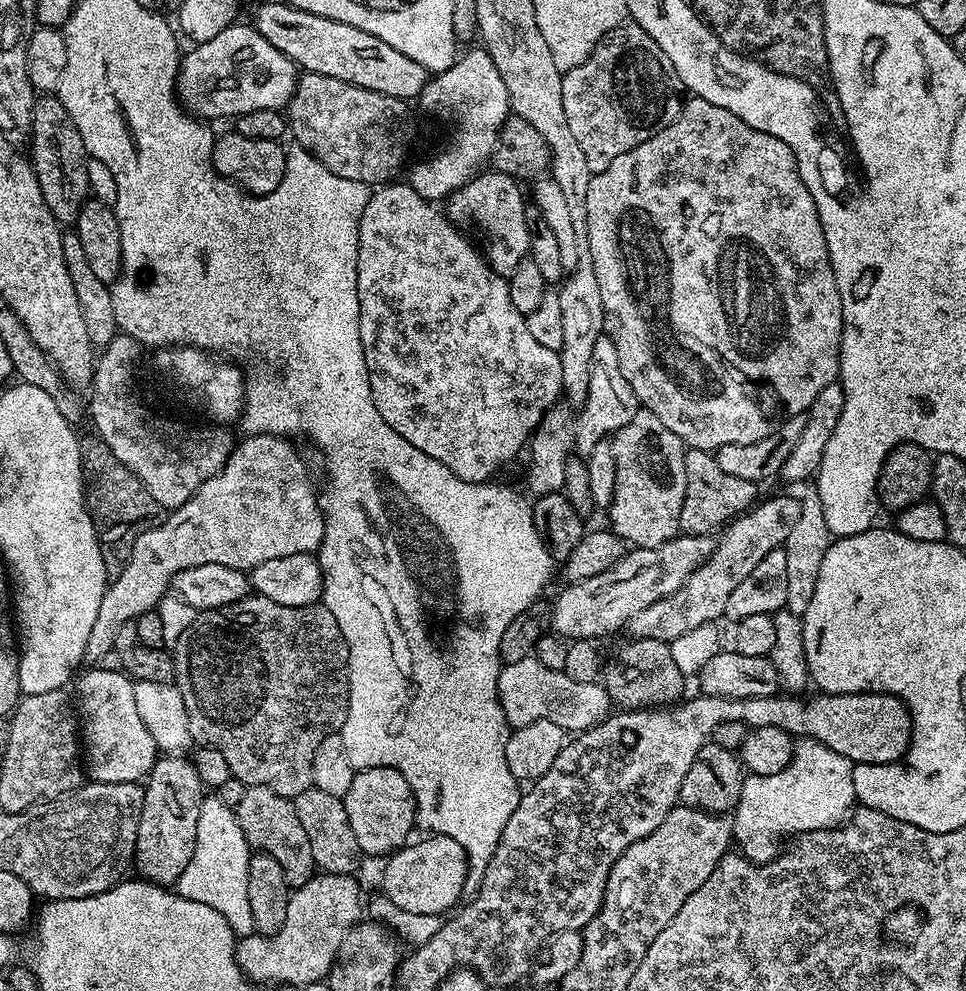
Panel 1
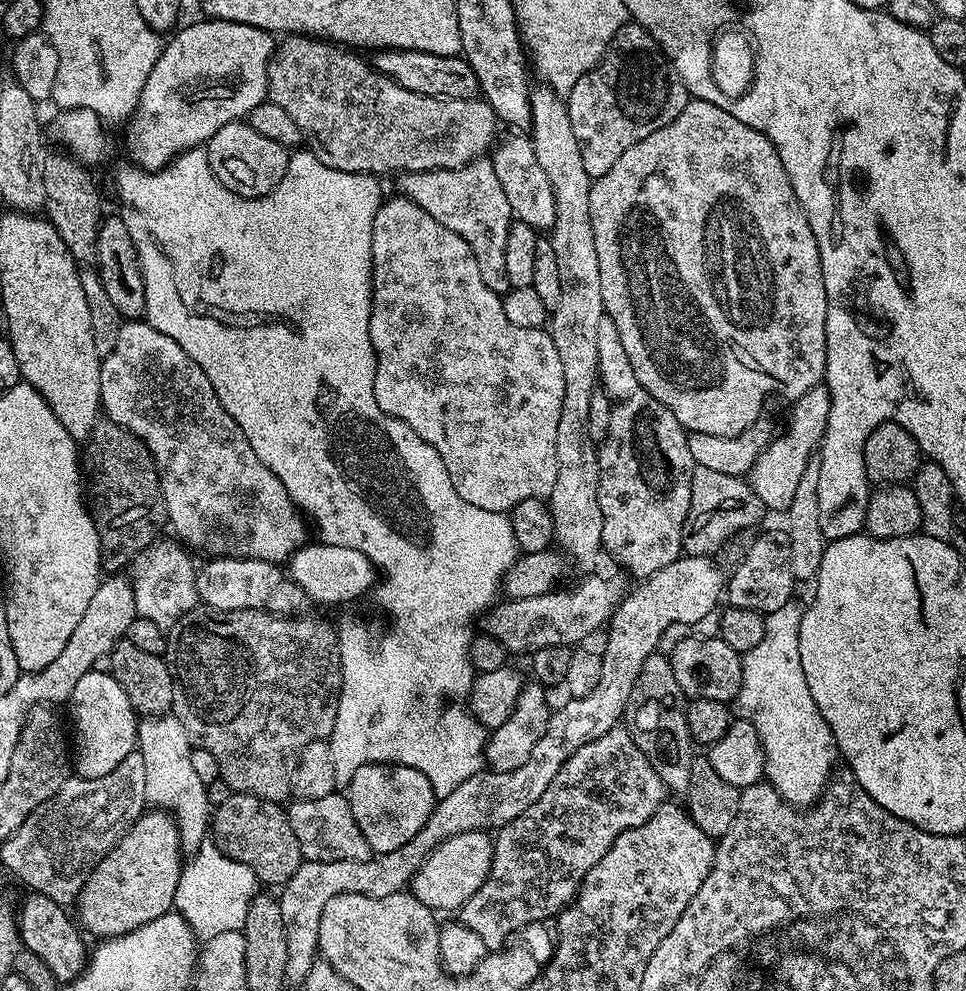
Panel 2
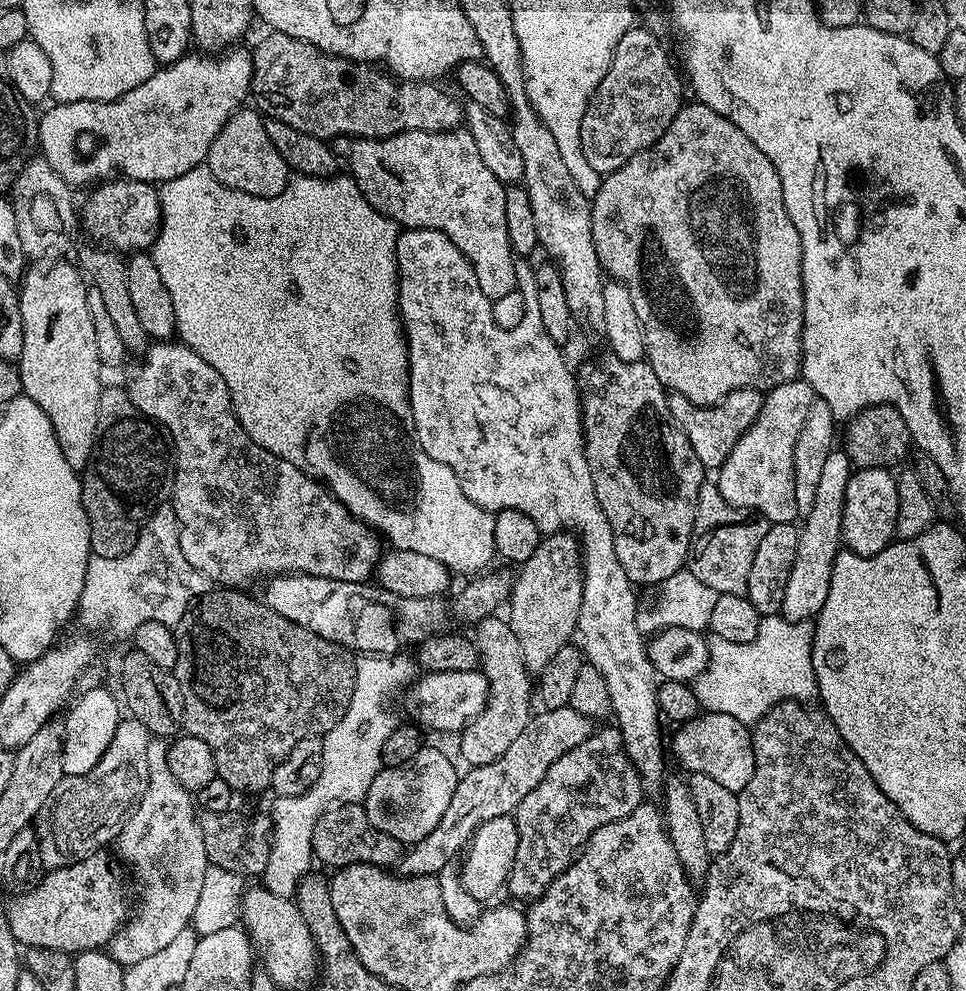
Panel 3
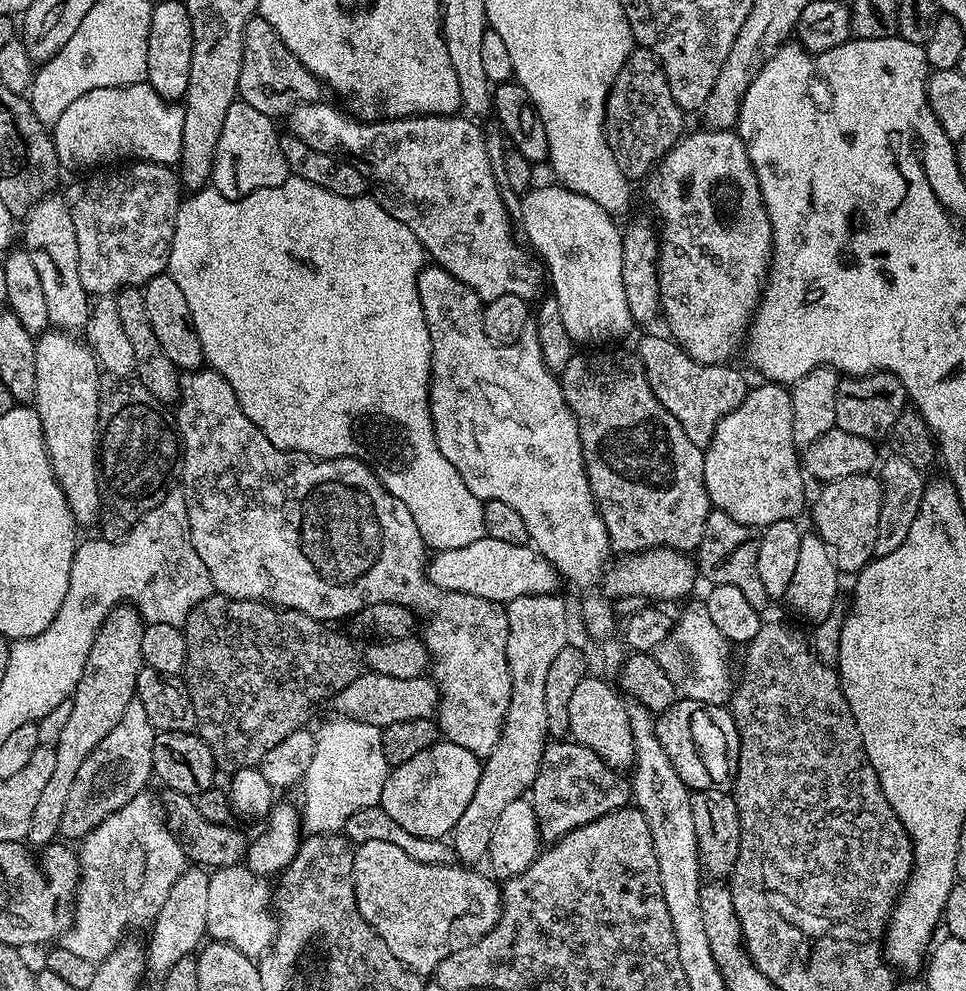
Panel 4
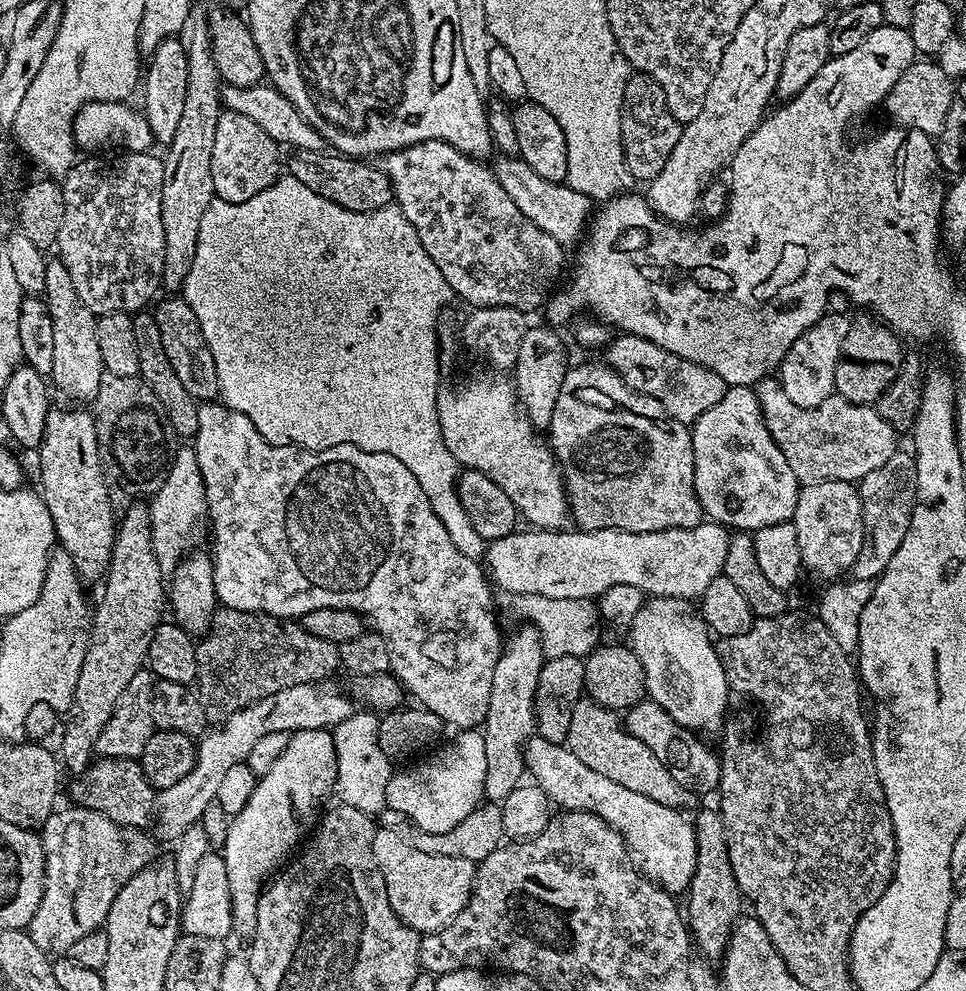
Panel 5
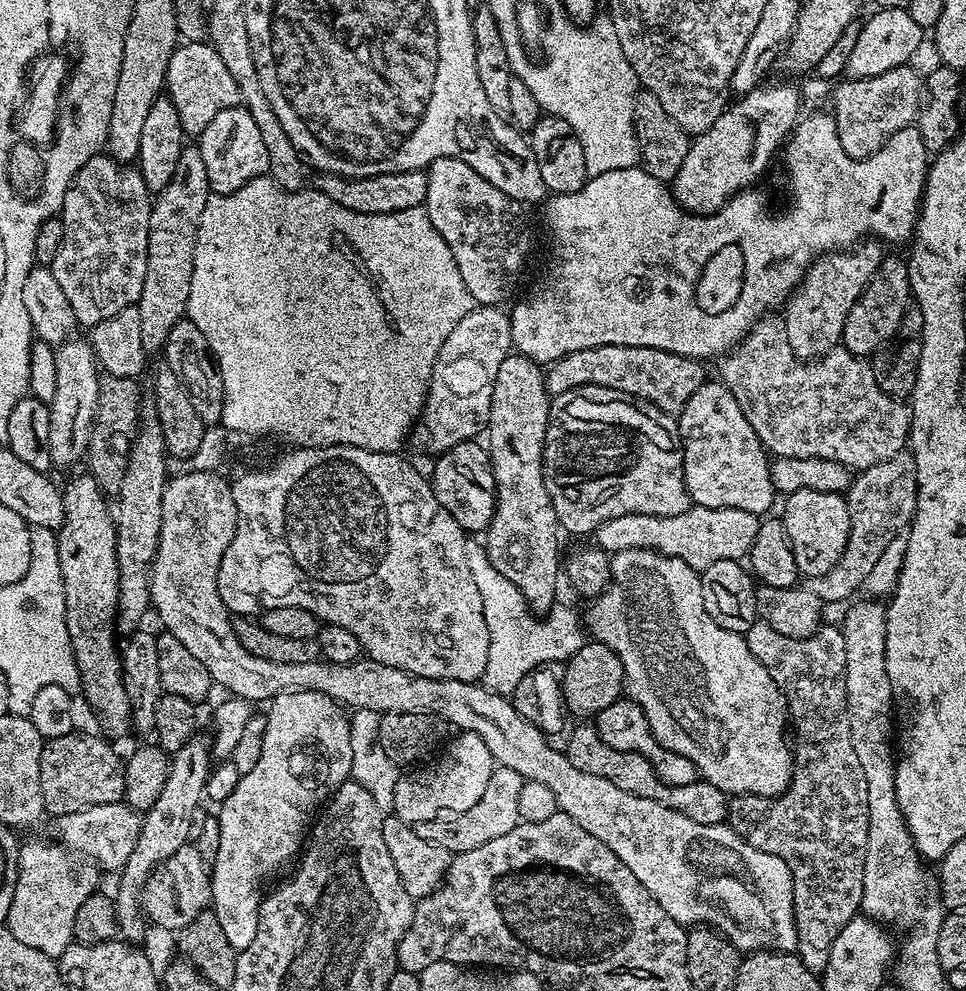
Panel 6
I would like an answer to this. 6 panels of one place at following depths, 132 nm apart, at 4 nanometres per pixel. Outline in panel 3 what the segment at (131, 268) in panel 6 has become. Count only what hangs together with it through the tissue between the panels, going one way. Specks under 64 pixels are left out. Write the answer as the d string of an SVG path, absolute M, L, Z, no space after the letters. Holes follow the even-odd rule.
M113 178L99 183L95 190L80 208L81 225L96 238L97 241L112 247L115 251L122 250L131 252L144 252L151 249L153 242L160 232L161 208L159 191L151 184L142 180L126 180L123 178Z

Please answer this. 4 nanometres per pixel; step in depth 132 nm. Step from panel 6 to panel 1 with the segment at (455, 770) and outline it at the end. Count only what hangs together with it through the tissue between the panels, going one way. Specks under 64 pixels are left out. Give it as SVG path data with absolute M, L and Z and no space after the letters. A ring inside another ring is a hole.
M365 768L357 771L354 782L350 782L350 790L343 796L346 806L346 818L350 818L350 826L354 830L354 838L358 838L358 846L365 857L387 857L409 843L412 827L417 827L416 799L410 790L410 782L402 778L402 774L393 768Z

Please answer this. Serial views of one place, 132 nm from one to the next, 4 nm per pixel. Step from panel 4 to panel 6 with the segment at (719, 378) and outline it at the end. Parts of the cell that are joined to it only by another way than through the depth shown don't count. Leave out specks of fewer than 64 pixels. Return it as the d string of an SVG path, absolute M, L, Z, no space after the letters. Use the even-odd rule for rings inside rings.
M611 344L610 346L594 346L586 350L574 350L561 360L552 361L547 365L544 385L549 397L555 398L567 392L575 393L577 390L584 390L587 384L597 384L600 388L609 388L612 391L609 393L623 394L645 405L653 404L648 406L655 409L657 413L678 414L686 406L690 394L694 394L694 390L698 390L698 386L706 382L704 368L705 365L701 361L692 360L688 356L670 354L657 348Z

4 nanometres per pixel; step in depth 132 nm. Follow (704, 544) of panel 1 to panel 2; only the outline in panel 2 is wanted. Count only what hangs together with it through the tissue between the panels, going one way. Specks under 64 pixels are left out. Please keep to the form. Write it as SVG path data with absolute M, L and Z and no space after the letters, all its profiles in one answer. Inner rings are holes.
M588 576L581 584L560 591L538 594L538 598L505 599L493 604L482 617L483 631L498 638L512 654L531 654L542 650L542 646L580 646L587 641L584 640L587 636L607 625L622 599L619 582L603 580L600 576Z

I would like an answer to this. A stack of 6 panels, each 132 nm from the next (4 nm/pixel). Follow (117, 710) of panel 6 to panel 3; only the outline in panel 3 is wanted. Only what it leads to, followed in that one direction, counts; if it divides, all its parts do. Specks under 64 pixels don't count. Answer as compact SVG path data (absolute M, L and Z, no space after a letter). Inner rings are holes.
M60 258L55 262L33 263L19 281L22 354L18 367L23 395L38 402L38 406L42 406L42 414L50 418L54 438L58 438L58 446L62 446L66 462L70 462L74 469L84 470L94 450L98 430L102 365L98 346L94 343L90 306L86 306L89 285L81 269L66 261Z

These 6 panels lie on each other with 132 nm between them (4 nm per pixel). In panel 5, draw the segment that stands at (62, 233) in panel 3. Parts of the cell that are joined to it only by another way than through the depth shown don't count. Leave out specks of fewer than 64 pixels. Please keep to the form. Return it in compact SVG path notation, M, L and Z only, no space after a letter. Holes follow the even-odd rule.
M59 258L48 260L42 294L50 310L50 318L54 322L54 370L50 377L51 383L60 387L62 395L72 399L69 401L80 406L87 405L95 401L99 383L105 373L102 354L98 350L98 317L78 298L71 282L70 271Z

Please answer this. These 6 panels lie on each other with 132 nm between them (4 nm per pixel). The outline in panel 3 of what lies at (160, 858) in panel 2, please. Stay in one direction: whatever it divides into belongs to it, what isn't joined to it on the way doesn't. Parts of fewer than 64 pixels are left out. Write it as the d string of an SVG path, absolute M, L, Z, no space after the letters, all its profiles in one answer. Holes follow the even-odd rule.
M107 851L91 852L70 866L53 868L27 892L6 905L8 925L17 945L24 948L57 948L75 954L100 950L124 927L124 884L108 861Z

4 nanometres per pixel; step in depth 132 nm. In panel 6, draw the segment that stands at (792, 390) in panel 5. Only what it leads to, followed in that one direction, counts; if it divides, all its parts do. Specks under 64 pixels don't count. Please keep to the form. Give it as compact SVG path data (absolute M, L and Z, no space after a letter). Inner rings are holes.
M864 242L858 250L837 250L816 257L812 265L804 271L800 285L788 297L783 309L782 327L790 350L798 360L815 360L827 354L829 349L837 347L844 335L844 323L862 290L870 278L880 268L885 249L876 242Z

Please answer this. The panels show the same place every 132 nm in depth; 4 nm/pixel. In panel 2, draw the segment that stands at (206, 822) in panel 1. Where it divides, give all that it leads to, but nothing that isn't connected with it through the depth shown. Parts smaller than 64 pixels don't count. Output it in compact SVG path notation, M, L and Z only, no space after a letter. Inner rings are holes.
M210 840L200 844L199 849L181 867L178 888L175 891L174 906L177 912L191 926L199 939L205 940L217 934L243 931L250 902L258 891L256 874L244 863L235 862Z

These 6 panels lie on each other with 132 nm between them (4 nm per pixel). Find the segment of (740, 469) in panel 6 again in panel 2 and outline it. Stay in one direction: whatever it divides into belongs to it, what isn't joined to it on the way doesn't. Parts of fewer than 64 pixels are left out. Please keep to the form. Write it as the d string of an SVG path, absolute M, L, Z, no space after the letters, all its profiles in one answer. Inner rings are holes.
M823 383L816 384L802 398L798 398L791 405L792 421L784 433L777 435L762 450L758 462L754 462L750 473L750 483L754 494L762 498L765 509L772 508L780 514L787 513L790 502L794 502L794 494L802 474L806 474L808 461L813 459L814 453L819 449L825 432L829 431L832 418L832 399L827 387Z

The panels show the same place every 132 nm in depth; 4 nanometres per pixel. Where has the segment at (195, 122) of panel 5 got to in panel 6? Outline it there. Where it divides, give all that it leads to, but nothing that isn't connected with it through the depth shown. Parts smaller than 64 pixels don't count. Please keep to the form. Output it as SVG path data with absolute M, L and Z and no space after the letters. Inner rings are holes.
M186 146L174 168L174 178L151 201L149 220L149 257L146 258L146 276L138 307L142 326L142 346L145 353L159 353L170 338L170 330L179 320L185 319L190 298L190 278L194 278L194 246L198 238L198 222L202 222L202 210L206 210L209 198L206 162L202 162L199 147Z

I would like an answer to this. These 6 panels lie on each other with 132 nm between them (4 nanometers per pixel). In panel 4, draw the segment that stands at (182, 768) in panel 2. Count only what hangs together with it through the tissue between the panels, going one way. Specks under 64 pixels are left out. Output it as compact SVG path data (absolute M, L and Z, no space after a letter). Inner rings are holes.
M141 794L122 806L122 810L110 814L110 818L106 818L93 832L79 841L78 855L80 883L76 886L72 927L64 933L62 947L78 954L78 958L86 958L91 964L97 965L120 947L127 928L140 923L148 926L155 920L166 898L170 898L174 882L178 882L186 867L184 845L158 815L157 801L155 804L148 794Z

